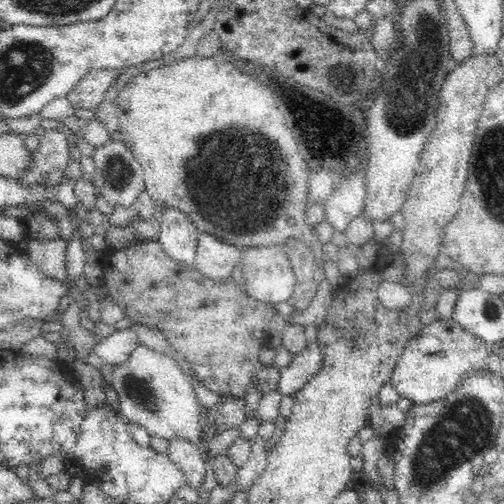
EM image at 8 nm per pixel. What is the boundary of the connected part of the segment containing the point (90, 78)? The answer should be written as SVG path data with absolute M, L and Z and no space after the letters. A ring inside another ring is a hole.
M98 69L90 71L71 90L67 97L76 108L86 108L92 111L105 99L110 83L121 71L118 69Z

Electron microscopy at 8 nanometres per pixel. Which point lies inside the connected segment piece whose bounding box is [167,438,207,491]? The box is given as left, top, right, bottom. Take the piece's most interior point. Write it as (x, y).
(184, 454)

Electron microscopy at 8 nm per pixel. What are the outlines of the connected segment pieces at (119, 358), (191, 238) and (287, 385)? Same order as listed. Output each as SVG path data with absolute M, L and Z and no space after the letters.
M117 330L108 336L104 342L94 344L94 355L102 359L107 366L127 363L131 359L132 352L140 346L140 340L136 332L132 330Z
M177 208L162 213L158 235L164 252L172 260L194 265L200 233L197 226Z
M318 340L310 342L300 354L296 354L290 364L281 368L281 376L276 390L288 396L298 393L308 380L317 374L324 361Z

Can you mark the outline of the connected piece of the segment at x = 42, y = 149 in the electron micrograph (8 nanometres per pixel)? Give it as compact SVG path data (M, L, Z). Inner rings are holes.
M48 130L39 137L39 145L32 152L32 164L18 181L26 187L55 185L62 180L70 157L66 130Z

